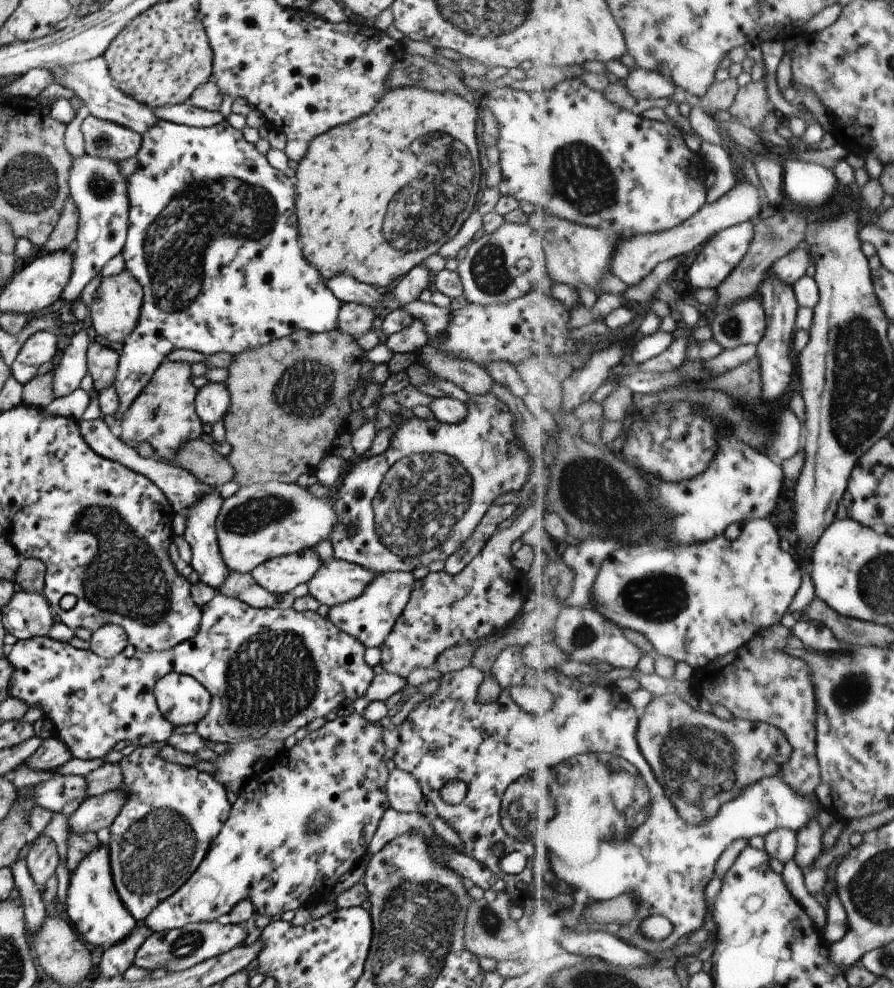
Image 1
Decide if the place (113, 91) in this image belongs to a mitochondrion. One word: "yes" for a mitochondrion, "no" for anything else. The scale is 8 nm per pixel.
no

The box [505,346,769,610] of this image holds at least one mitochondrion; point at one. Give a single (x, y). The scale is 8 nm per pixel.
(588, 486)

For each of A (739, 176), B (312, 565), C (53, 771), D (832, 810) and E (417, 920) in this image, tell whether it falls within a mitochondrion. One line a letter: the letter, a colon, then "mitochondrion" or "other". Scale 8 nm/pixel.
A: other
B: other
C: other
D: other
E: mitochondrion

